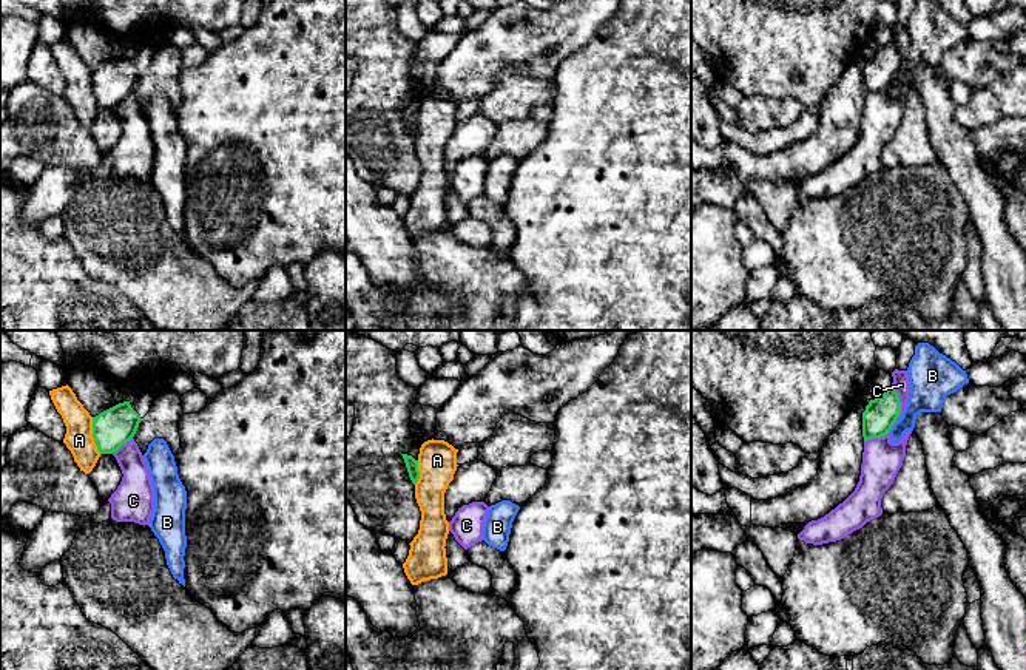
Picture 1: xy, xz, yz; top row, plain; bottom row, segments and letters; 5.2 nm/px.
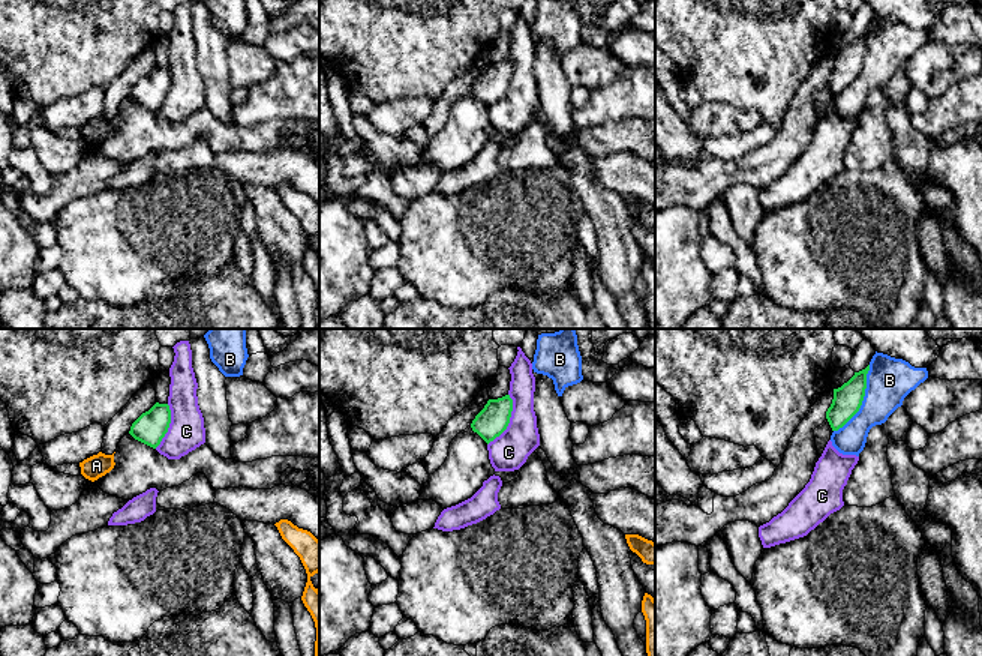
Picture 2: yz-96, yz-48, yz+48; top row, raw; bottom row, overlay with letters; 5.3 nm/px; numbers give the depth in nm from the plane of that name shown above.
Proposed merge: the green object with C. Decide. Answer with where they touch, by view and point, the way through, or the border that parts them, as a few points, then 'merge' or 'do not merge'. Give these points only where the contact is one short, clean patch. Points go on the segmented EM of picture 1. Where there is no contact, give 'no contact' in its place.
yz (900, 406) | merge

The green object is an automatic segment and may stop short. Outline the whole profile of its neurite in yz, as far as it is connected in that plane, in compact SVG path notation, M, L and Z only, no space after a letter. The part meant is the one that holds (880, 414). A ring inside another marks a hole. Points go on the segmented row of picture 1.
M893 387L870 400L862 412L864 442L879 438L889 434L901 412L901 403Z

